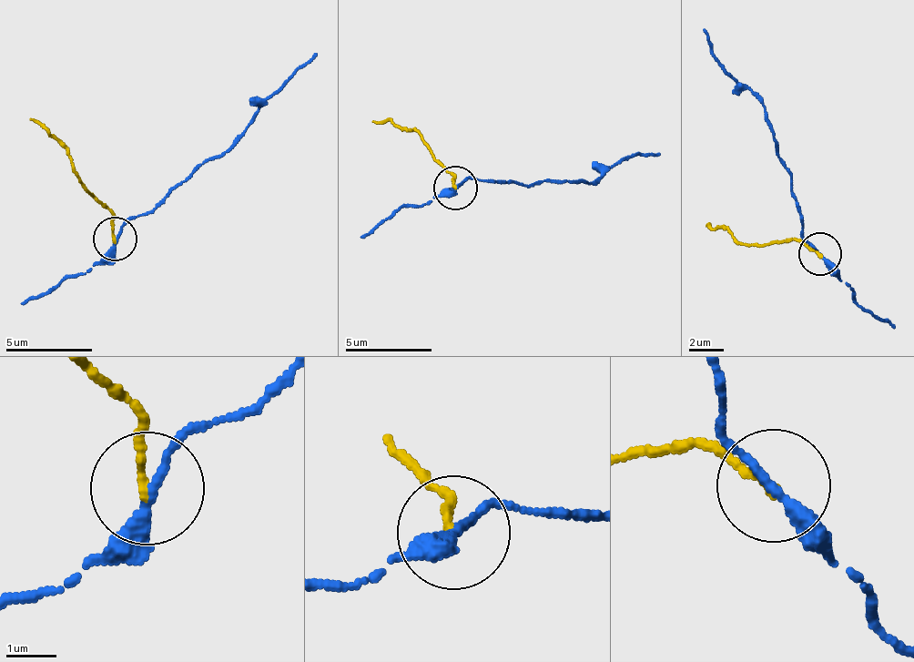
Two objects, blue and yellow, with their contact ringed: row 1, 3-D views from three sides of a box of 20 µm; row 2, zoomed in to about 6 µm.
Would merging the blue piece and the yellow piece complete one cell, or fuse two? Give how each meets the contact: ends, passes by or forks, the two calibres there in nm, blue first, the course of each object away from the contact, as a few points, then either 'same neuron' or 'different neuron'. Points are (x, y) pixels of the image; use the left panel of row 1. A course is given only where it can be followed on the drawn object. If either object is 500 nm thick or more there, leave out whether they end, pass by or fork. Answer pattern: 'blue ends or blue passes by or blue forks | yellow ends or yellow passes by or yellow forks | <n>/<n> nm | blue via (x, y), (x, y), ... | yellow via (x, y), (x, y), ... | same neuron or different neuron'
blue passes by | yellow ends | 200/170 nm | blue via (116, 237), (128, 218), (150, 214), (232, 147), (296, 74), (318, 54) | yellow via (116, 237), (103, 202), (80, 180), (55, 137), (28, 120) | different neuron

